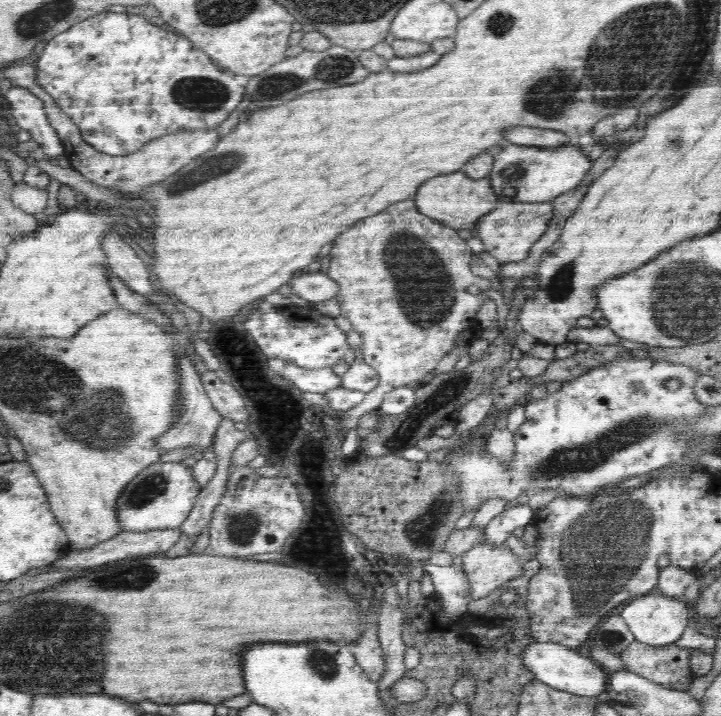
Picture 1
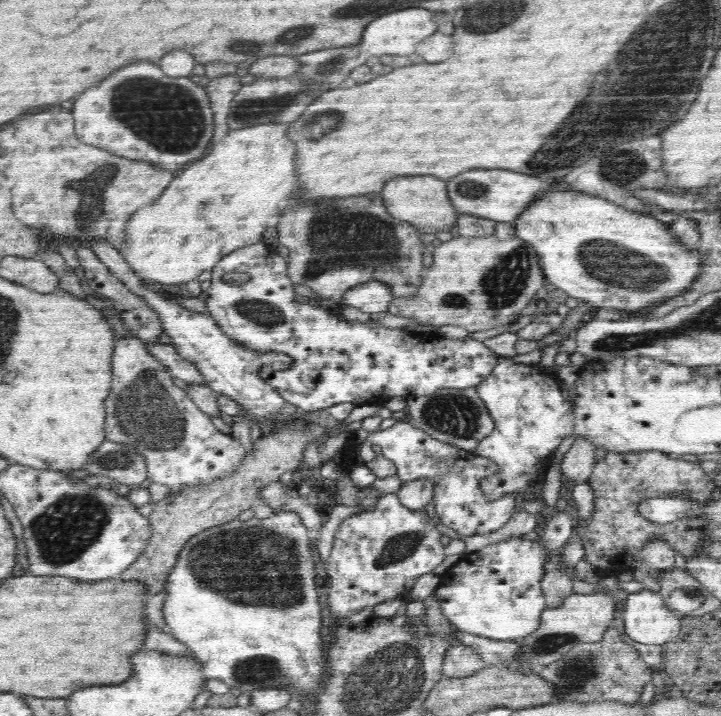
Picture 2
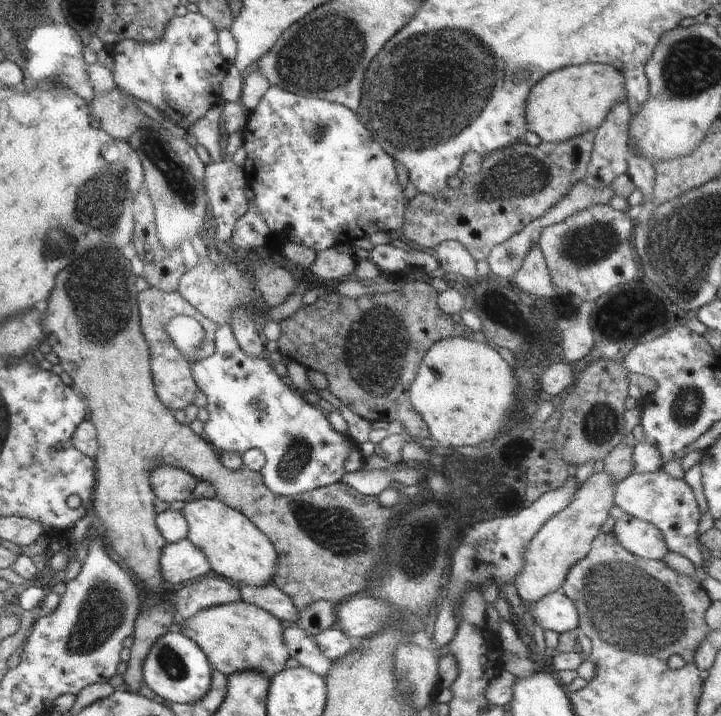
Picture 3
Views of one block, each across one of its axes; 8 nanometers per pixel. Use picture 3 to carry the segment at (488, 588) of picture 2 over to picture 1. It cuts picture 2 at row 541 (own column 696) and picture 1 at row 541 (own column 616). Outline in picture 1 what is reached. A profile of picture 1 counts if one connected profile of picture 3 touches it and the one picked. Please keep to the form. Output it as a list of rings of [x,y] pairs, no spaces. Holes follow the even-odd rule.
[[[513,503],[507,510],[498,514],[484,528],[485,542],[494,547],[503,546],[516,528],[531,524],[535,513],[528,504]]]

